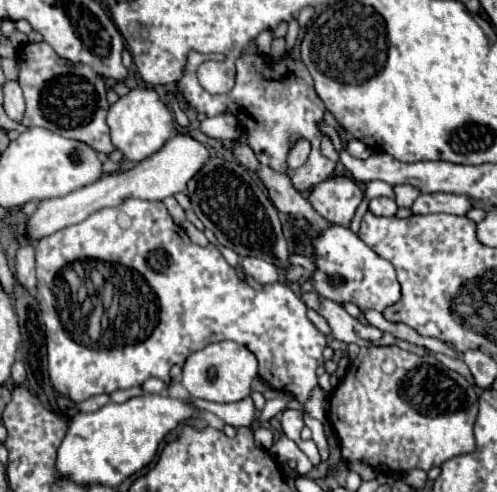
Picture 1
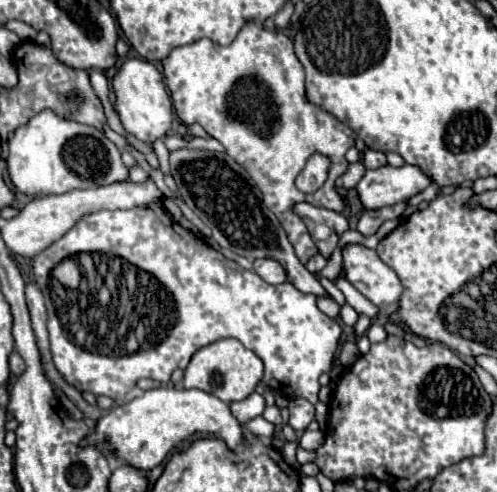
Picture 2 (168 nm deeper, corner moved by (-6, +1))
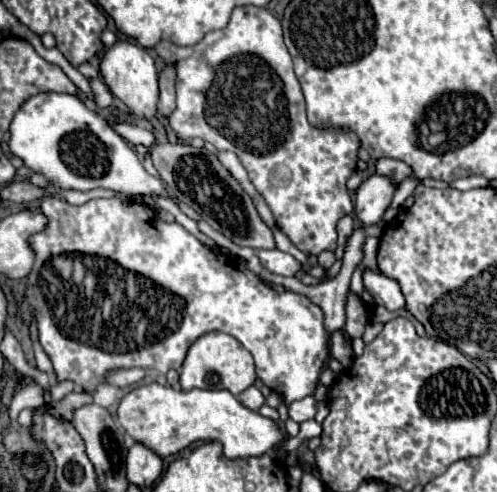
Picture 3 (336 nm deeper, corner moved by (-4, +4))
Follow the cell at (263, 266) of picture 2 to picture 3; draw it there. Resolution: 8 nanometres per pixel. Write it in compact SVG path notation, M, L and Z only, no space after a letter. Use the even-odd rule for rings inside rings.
M259 249L257 257L261 259L265 269L277 275L285 275L285 277L295 277L303 267L293 255L283 253L279 249Z

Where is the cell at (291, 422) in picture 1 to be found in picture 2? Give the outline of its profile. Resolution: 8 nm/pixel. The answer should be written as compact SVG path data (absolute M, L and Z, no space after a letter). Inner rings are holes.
M291 398L287 408L289 408L289 424L291 424L291 428L295 432L307 430L307 426L315 418L313 404L307 402L307 400L303 400L303 398Z

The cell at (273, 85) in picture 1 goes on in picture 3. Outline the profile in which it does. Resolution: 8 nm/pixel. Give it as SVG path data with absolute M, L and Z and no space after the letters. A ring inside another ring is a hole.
M235 7L227 27L207 33L201 43L193 47L175 47L171 41L159 41L155 49L163 61L171 61L177 67L177 109L169 117L169 127L173 133L181 141L201 137L217 151L235 153L241 165L247 169L249 181L269 205L277 227L297 249L313 255L319 255L327 249L335 251L337 221L353 211L345 183L357 169L357 151L361 141L351 131L323 131L309 125L305 115L305 99L293 73L293 61L283 43L279 19L265 7ZM247 59L255 61L253 67L247 67Z

